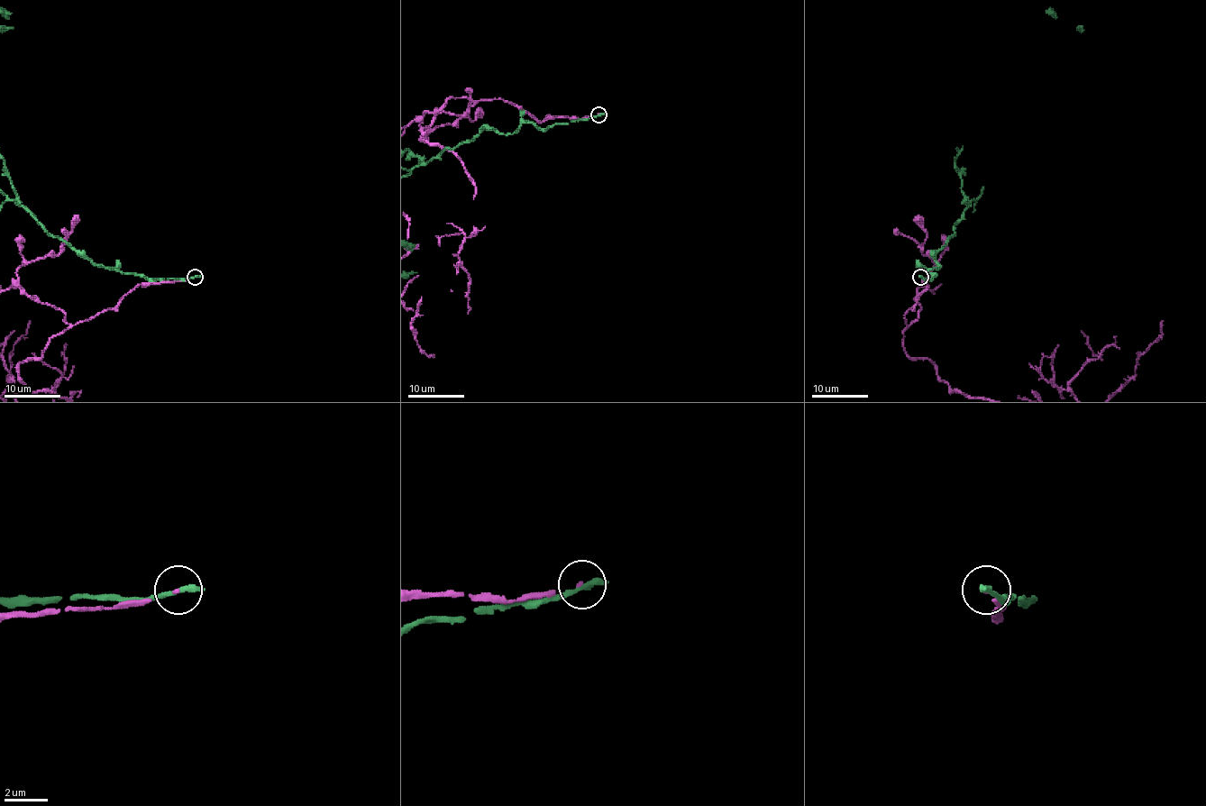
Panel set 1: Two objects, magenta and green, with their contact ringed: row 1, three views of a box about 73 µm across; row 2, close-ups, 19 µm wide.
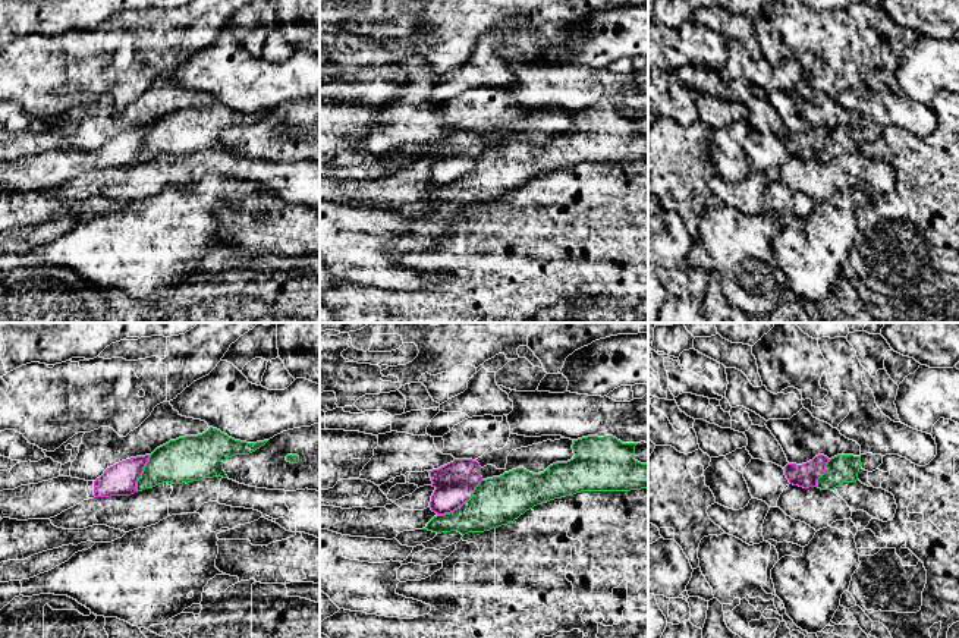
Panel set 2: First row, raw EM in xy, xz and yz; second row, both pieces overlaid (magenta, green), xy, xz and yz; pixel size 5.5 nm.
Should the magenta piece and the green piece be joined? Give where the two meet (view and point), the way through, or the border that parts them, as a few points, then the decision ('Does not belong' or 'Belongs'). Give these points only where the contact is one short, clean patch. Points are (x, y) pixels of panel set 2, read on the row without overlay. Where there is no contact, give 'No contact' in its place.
Touches magenta at xz (462, 175). Boundary: xz (481, 150), (467, 172), (452, 182), (437, 186). Does not belong

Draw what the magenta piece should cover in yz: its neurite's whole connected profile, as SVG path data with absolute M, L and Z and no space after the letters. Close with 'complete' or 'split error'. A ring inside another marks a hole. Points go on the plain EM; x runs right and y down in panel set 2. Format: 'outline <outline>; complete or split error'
outline M818 126L802 136L787 135L785 138L785 147L793 157L804 160L817 158L817 151L824 145L827 133L827 128Z; complete

